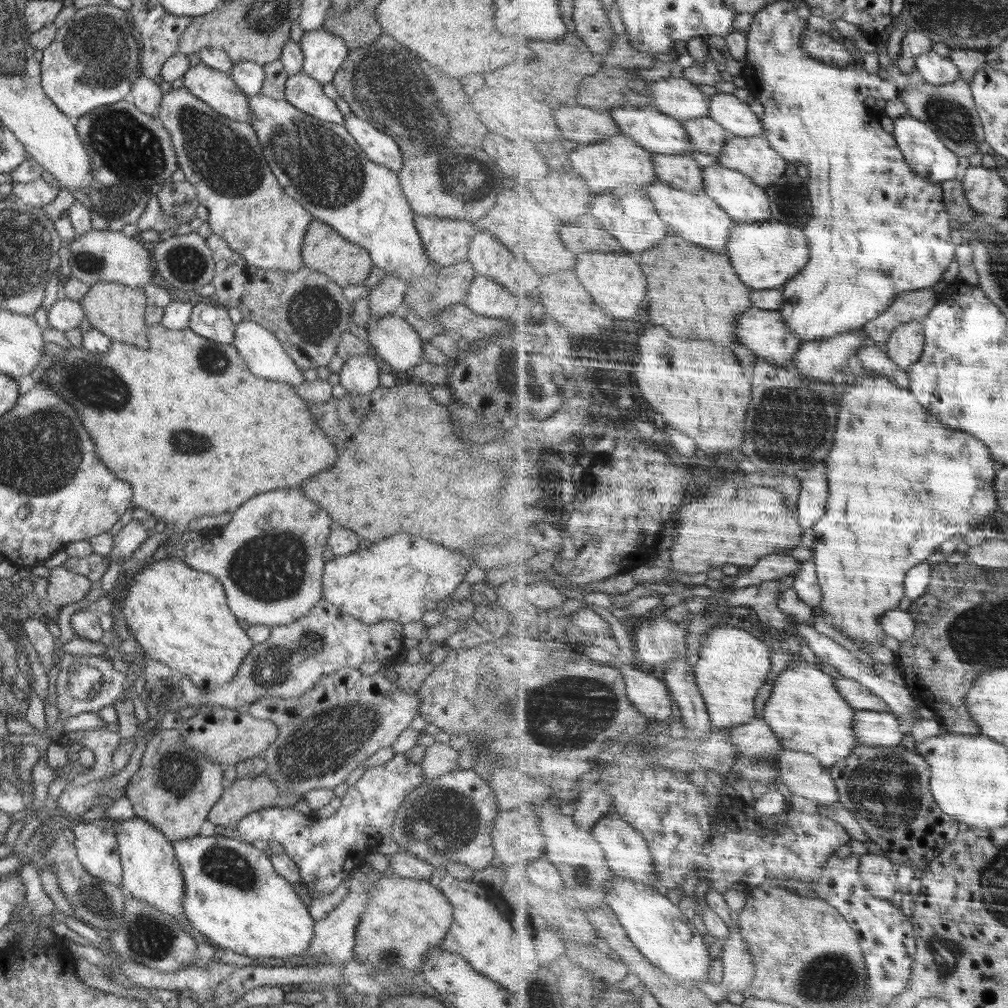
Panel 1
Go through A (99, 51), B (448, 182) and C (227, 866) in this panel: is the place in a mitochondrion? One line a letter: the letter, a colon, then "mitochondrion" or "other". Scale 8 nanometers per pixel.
A: mitochondrion
B: mitochondrion
C: mitochondrion

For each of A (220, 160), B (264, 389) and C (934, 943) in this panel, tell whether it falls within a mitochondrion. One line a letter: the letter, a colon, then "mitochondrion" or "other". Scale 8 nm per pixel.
A: mitochondrion
B: other
C: mitochondrion

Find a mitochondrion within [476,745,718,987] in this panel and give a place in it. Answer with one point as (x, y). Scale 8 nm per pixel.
(591, 883)

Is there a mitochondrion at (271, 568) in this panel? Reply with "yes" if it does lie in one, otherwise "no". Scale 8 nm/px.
yes

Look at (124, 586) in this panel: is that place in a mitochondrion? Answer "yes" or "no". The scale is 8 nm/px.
no

